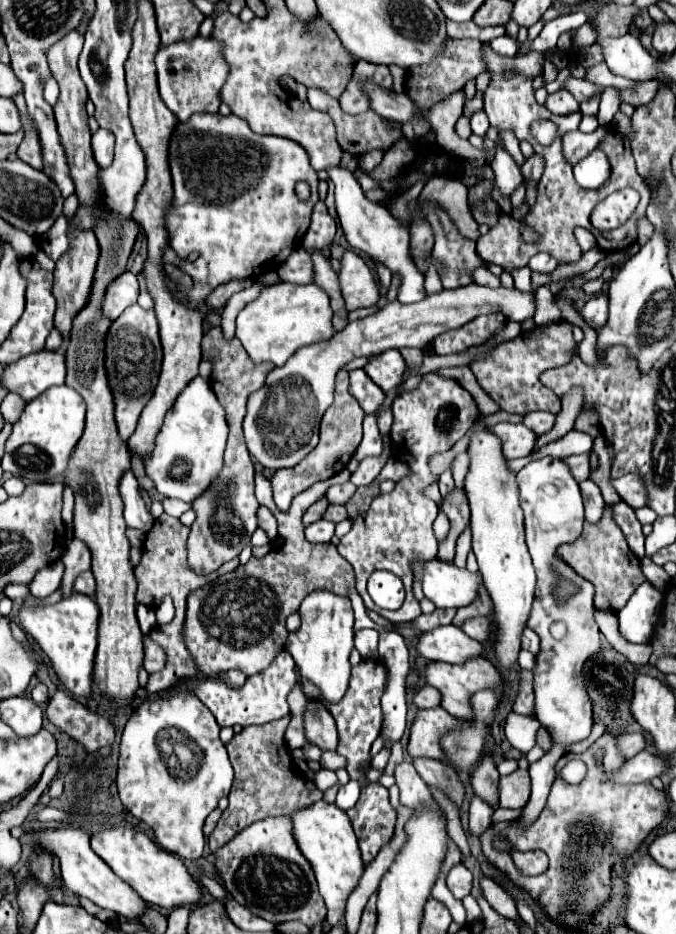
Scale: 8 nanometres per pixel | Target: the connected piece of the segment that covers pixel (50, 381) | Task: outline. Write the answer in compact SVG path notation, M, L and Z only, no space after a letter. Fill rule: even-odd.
M37 351L5 367L3 383L9 391L21 395L25 401L35 399L45 389L65 383L65 353Z

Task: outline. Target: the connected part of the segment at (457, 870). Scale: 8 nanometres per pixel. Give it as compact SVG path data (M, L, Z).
M463 863L455 865L453 871L449 871L449 875L447 875L447 887L457 899L467 897L471 893L471 887L473 887L471 871Z

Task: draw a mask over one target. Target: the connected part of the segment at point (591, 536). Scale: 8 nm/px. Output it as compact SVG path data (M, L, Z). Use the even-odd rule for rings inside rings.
M609 505L605 507L605 513L599 523L595 523L595 525L585 523L581 537L575 543L561 545L557 549L557 555L561 555L561 559L565 559L565 563L569 567L573 567L573 571L577 571L577 575L581 575L589 583L593 583L597 609L617 613L627 603L627 599L635 593L635 589L645 581L639 559L629 549L629 545L623 537L623 531L613 521Z

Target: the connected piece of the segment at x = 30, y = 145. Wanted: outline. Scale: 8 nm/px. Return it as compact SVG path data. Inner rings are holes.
M17 95L13 101L15 101L15 105L21 109L21 119L23 119L23 129L25 129L25 139L21 141L21 145L19 145L19 149L17 149L17 157L19 157L21 161L25 161L27 165L31 165L33 169L41 169L41 167L43 167L43 161L41 161L41 145L39 145L37 133L35 133L33 127L29 125L29 119L27 119L27 113L25 113L23 95Z

